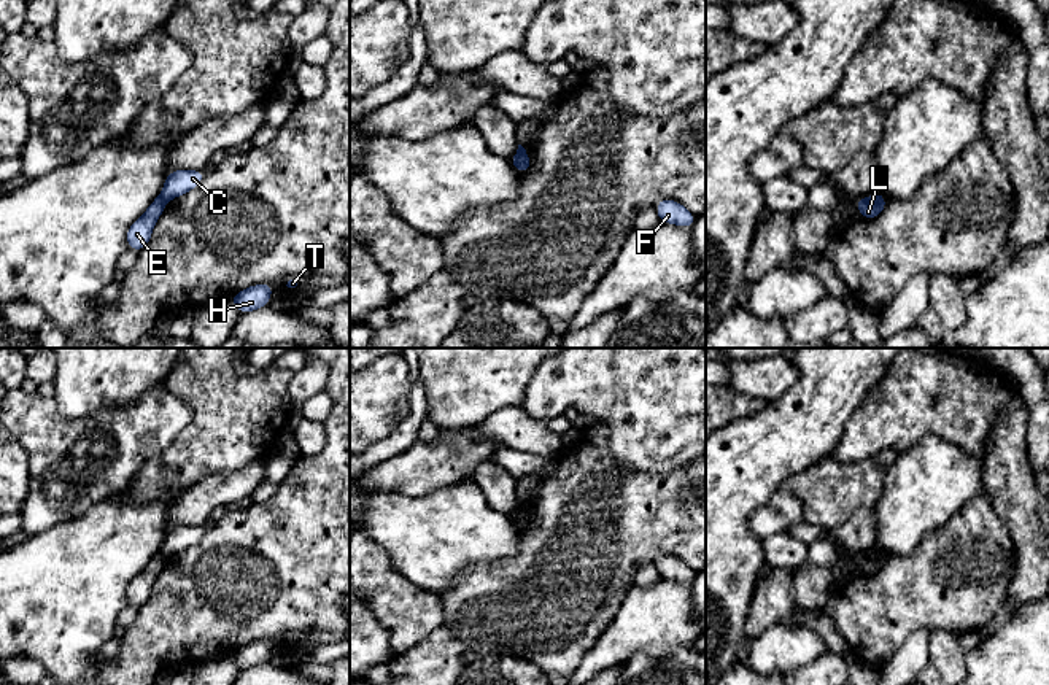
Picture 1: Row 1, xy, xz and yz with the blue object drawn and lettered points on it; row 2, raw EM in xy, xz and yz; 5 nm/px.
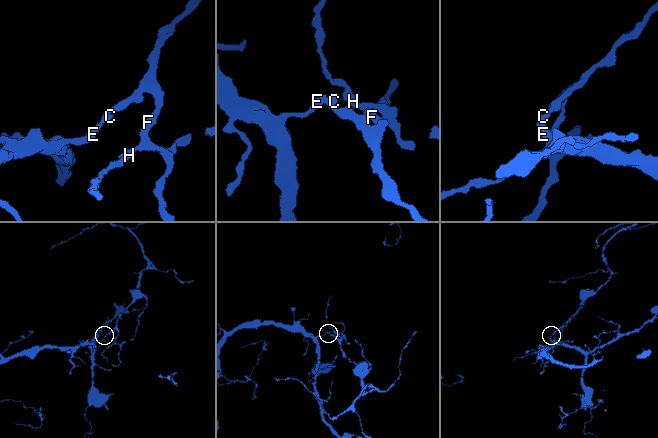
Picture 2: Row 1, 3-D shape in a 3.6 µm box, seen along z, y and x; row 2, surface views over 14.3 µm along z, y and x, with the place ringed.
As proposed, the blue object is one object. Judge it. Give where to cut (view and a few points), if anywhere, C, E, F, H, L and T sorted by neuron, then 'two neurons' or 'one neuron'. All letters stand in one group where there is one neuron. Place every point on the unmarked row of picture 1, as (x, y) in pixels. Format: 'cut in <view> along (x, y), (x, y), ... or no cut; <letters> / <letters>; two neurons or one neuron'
cut in xz along (526, 510), (515, 525); C F H T / E L; two neurons

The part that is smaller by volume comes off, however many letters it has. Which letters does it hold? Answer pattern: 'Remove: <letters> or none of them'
Remove: C, F, H, T

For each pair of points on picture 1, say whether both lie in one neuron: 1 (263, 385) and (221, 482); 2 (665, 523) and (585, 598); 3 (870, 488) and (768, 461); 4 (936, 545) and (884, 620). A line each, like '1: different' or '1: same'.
1: different
2: same
3: different
4: same

